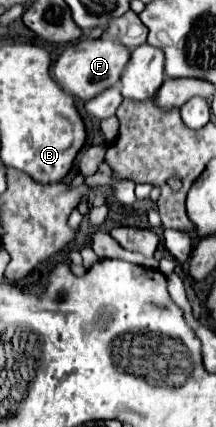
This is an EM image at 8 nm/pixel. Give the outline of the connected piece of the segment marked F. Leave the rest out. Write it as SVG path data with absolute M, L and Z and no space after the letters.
M83 38L75 44L71 44L69 48L65 48L65 52L59 56L59 60L53 66L53 74L55 80L59 82L59 86L73 94L75 98L81 100L89 100L95 94L103 92L105 88L111 88L119 82L121 72L125 68L125 64L131 58L131 50L119 42L111 42L111 40L93 40L93 38Z

